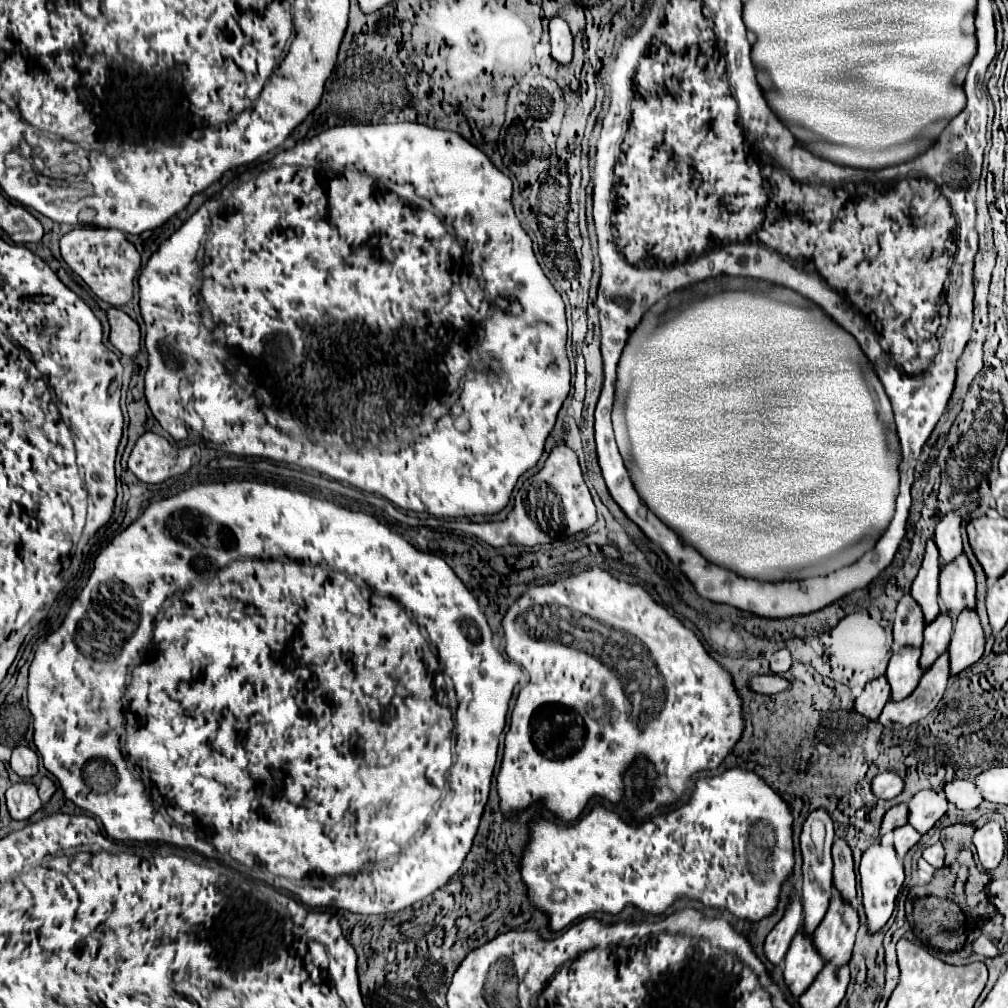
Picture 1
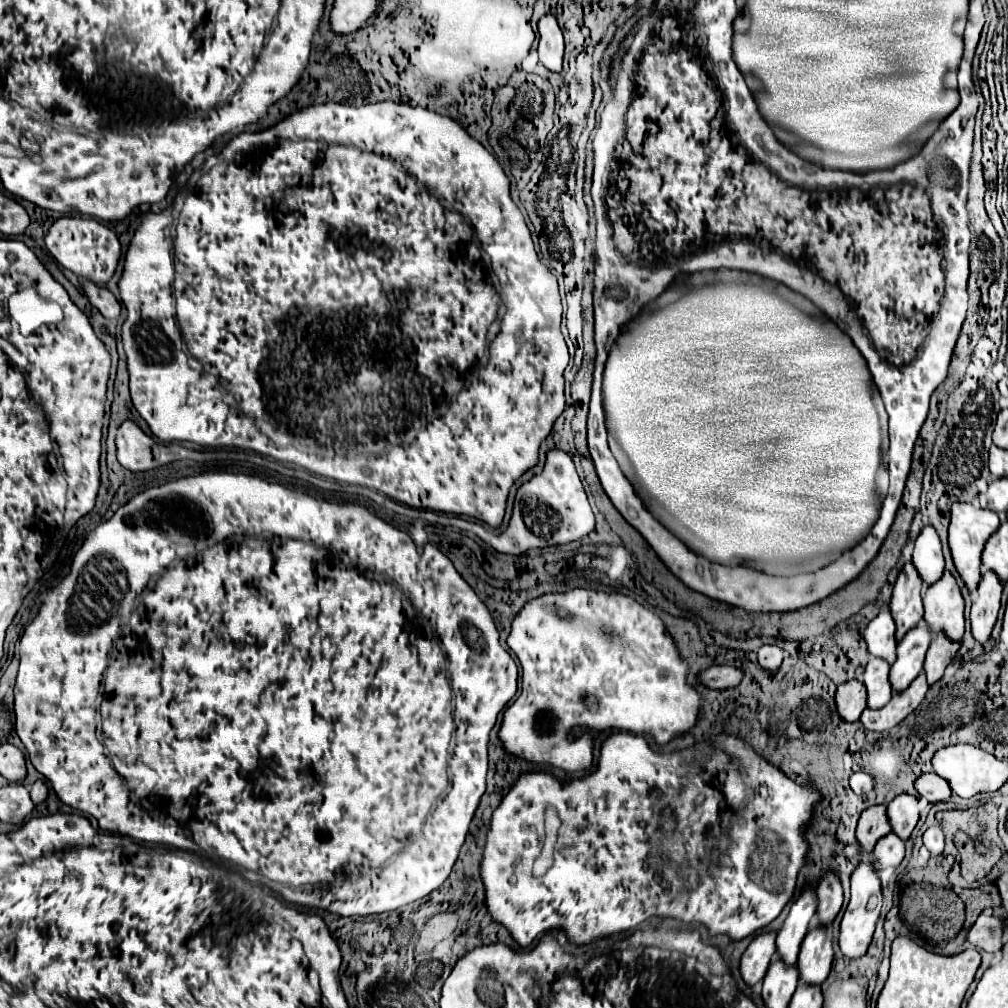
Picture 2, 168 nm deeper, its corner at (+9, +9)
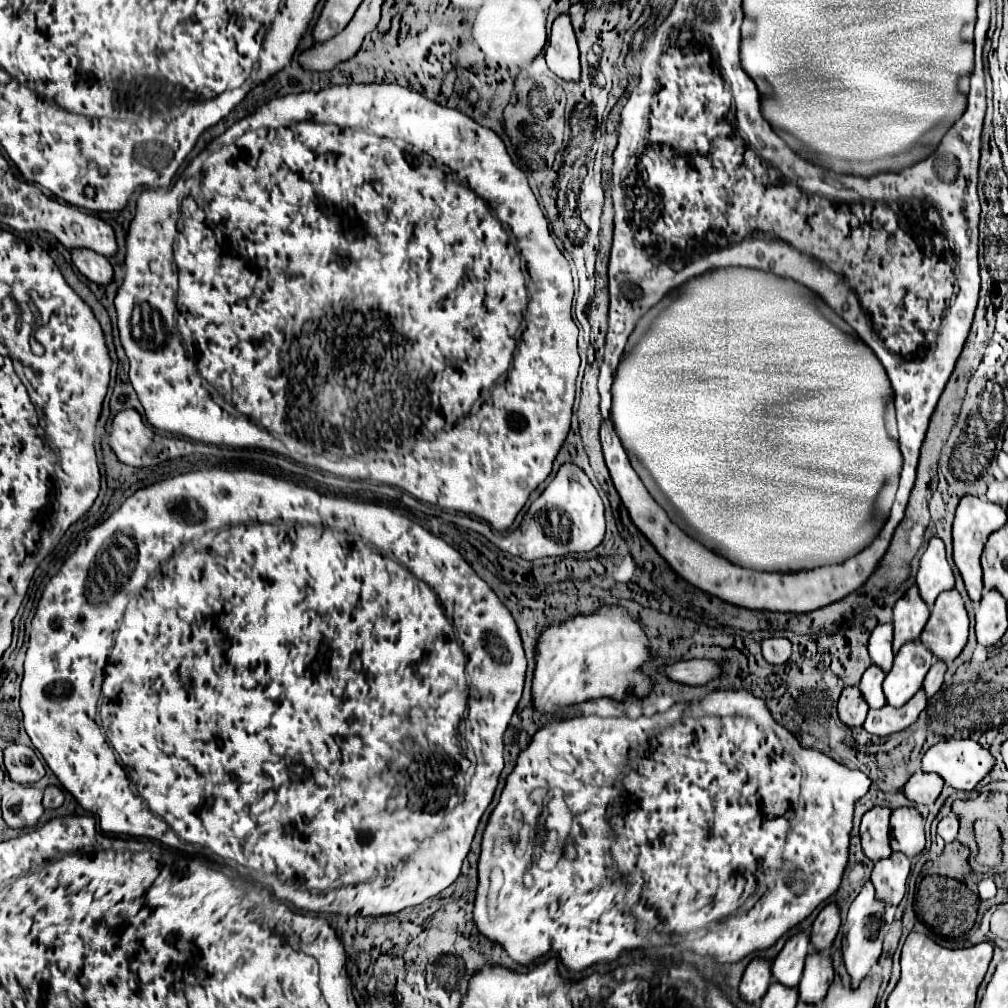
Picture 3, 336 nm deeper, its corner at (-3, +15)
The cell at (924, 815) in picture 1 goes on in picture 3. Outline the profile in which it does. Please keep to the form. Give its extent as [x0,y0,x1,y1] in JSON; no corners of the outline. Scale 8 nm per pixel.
[891,807,925,859]

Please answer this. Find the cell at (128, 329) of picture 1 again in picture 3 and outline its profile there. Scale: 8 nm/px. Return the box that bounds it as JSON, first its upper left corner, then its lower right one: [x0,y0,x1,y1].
[69,249,113,285]

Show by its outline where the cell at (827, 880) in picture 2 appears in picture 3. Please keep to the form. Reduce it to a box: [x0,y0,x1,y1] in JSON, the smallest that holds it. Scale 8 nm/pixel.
[811,903,841,953]

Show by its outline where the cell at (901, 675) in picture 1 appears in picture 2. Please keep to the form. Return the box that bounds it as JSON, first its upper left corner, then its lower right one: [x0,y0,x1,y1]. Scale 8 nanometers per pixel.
[863,659,893,709]

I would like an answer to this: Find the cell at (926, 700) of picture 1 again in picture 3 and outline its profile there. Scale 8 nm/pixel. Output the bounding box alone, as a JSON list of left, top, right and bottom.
[863,691,927,737]

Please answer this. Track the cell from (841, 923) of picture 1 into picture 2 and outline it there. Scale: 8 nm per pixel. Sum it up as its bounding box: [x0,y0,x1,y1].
[799,923,833,983]

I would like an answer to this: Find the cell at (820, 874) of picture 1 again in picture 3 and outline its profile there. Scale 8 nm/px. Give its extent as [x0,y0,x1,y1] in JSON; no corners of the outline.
[771,933,809,987]

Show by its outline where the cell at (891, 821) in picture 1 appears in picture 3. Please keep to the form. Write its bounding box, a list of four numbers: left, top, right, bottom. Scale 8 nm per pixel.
[861,807,891,861]

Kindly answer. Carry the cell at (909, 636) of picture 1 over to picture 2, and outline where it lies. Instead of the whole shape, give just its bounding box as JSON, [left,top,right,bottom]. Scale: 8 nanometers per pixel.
[865,609,897,663]

